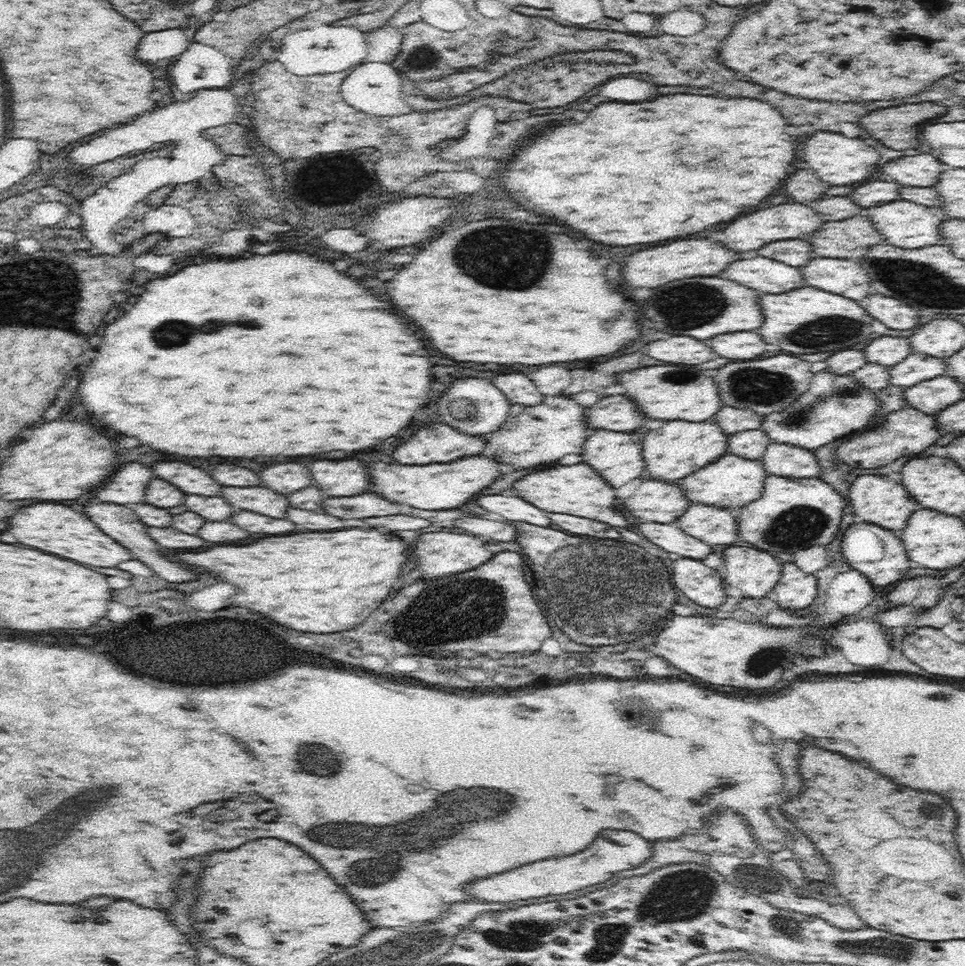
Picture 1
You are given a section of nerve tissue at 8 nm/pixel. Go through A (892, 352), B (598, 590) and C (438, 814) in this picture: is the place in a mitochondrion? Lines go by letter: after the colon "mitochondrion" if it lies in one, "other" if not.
A: other
B: mitochondrion
C: mitochondrion

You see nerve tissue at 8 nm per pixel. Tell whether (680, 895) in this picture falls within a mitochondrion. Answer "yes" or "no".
yes

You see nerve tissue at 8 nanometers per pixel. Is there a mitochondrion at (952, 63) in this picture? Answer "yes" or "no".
no

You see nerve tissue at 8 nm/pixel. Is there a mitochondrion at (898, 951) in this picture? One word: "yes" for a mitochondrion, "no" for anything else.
yes

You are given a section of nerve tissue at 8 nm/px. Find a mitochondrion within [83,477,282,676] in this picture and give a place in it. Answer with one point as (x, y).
(171, 661)

